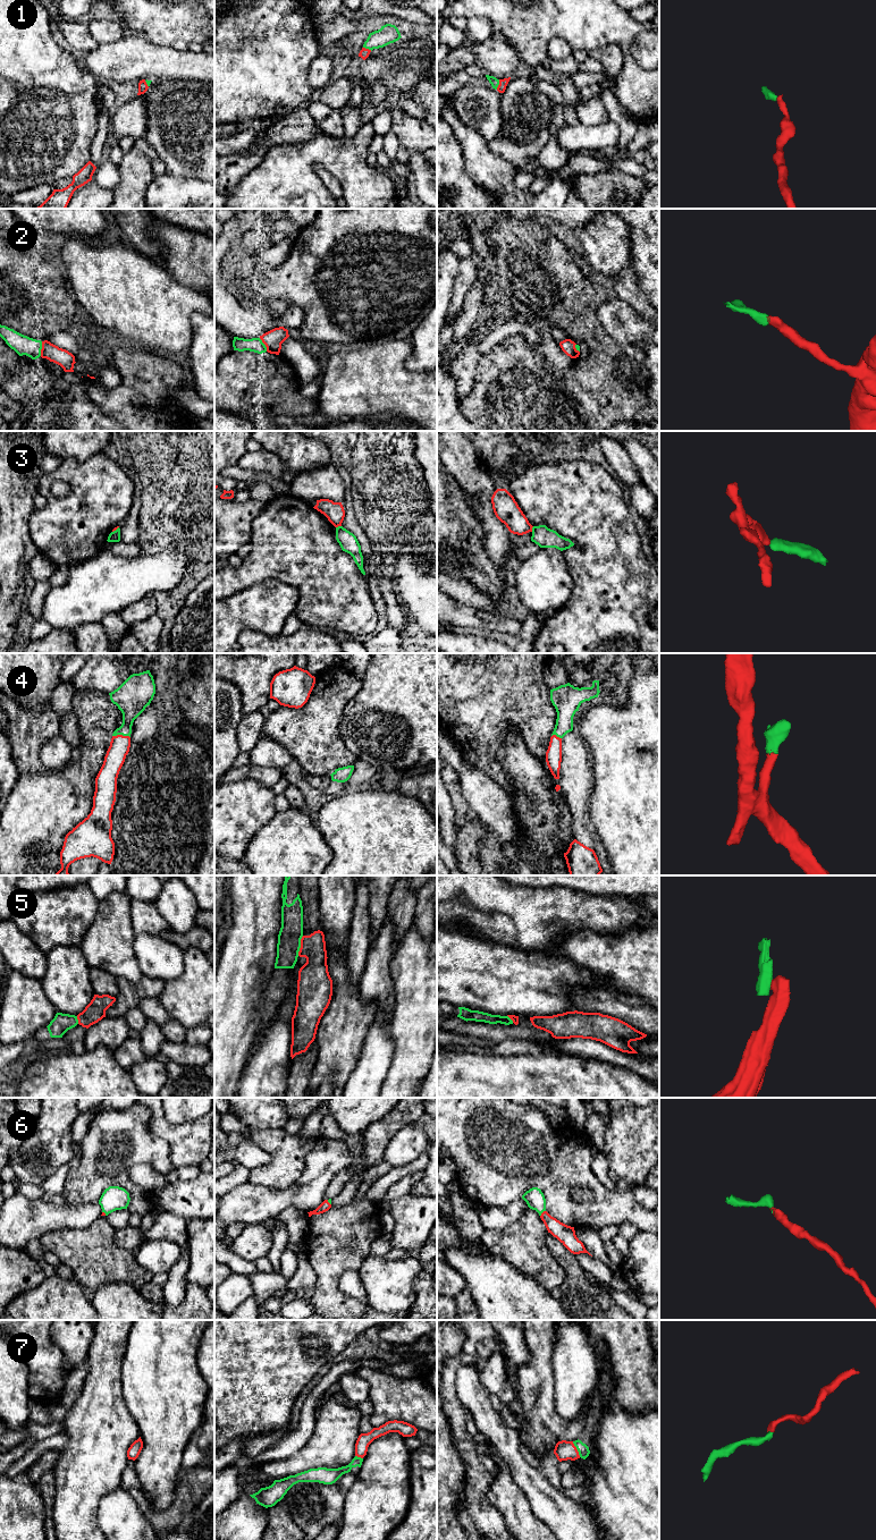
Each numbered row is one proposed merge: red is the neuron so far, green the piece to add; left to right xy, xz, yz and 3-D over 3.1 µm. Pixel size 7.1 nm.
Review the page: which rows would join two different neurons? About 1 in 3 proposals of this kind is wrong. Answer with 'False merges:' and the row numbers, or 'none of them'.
False merges: 3, 5

